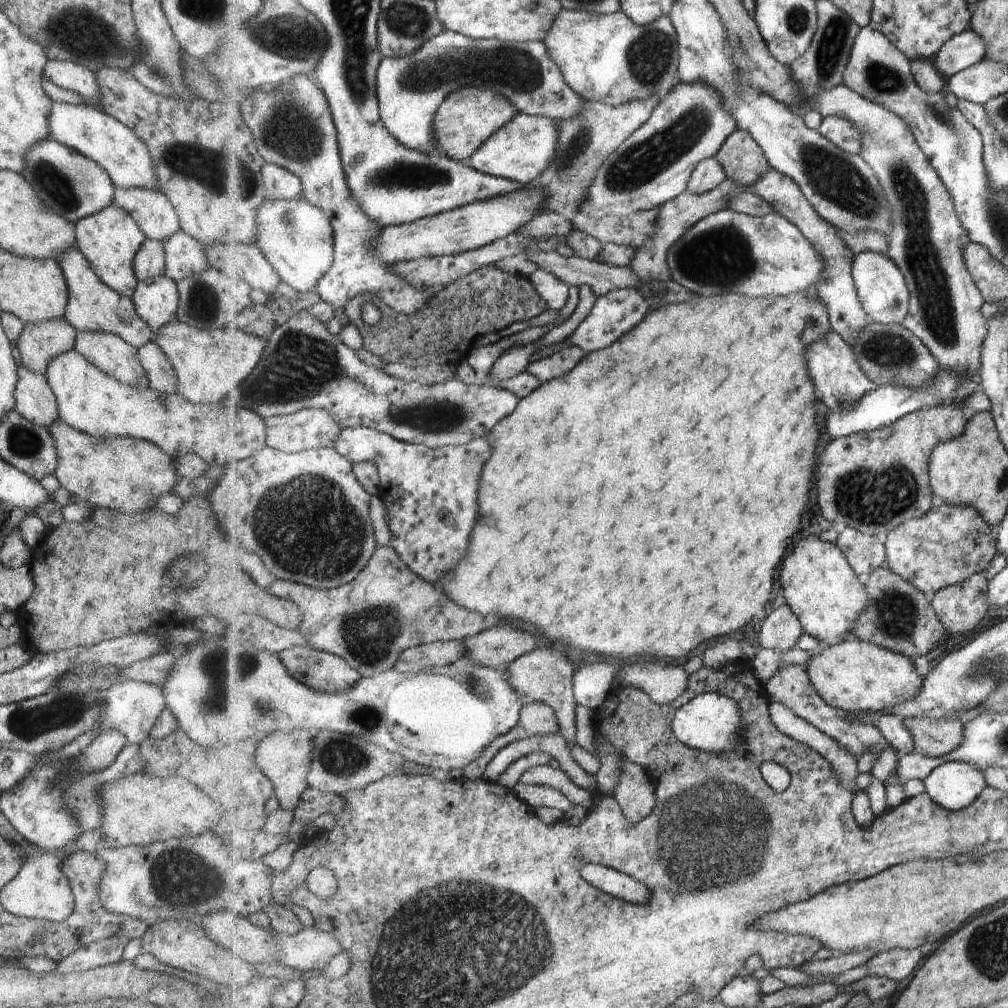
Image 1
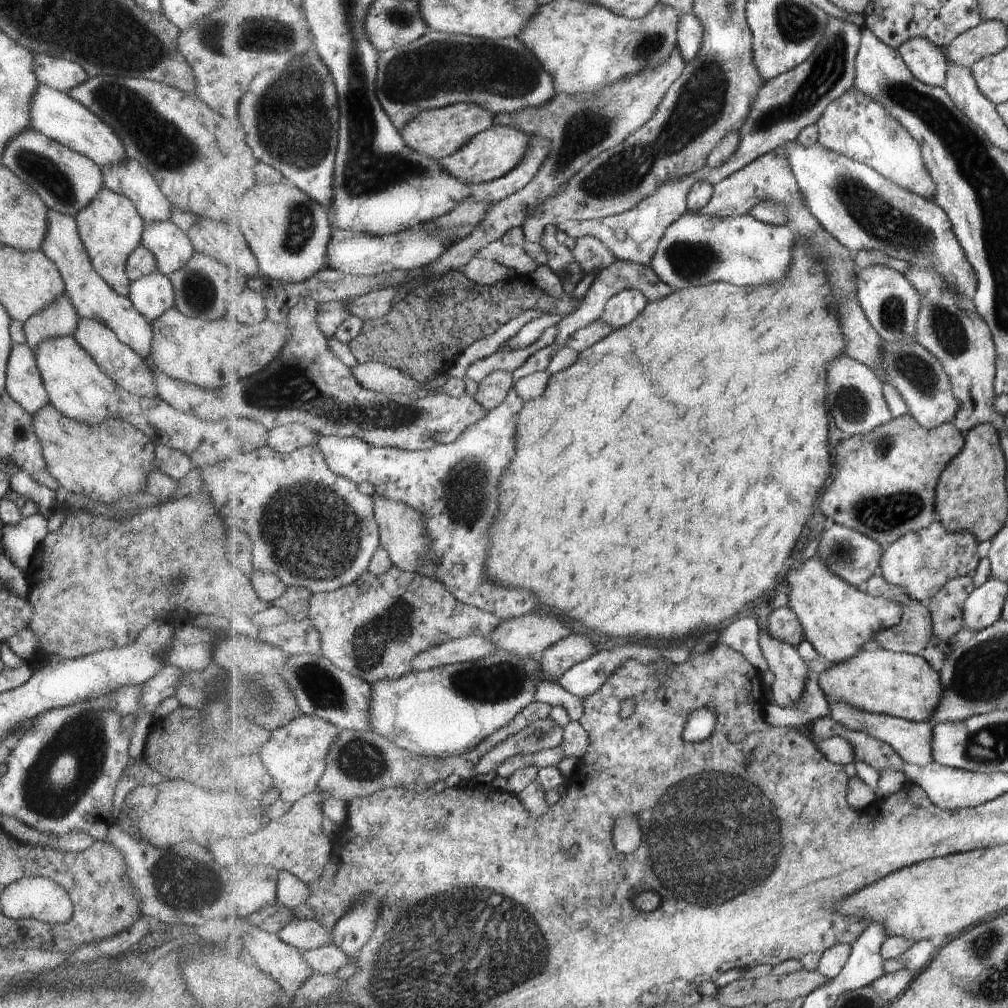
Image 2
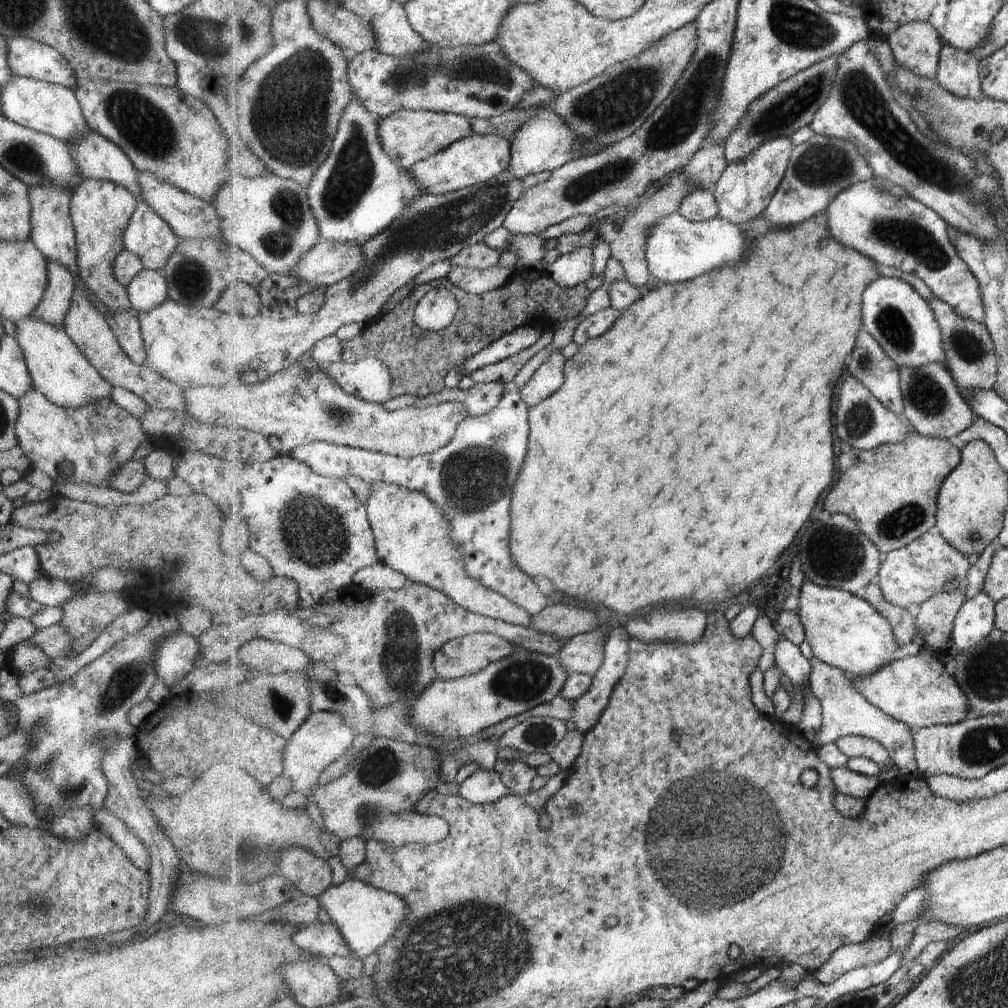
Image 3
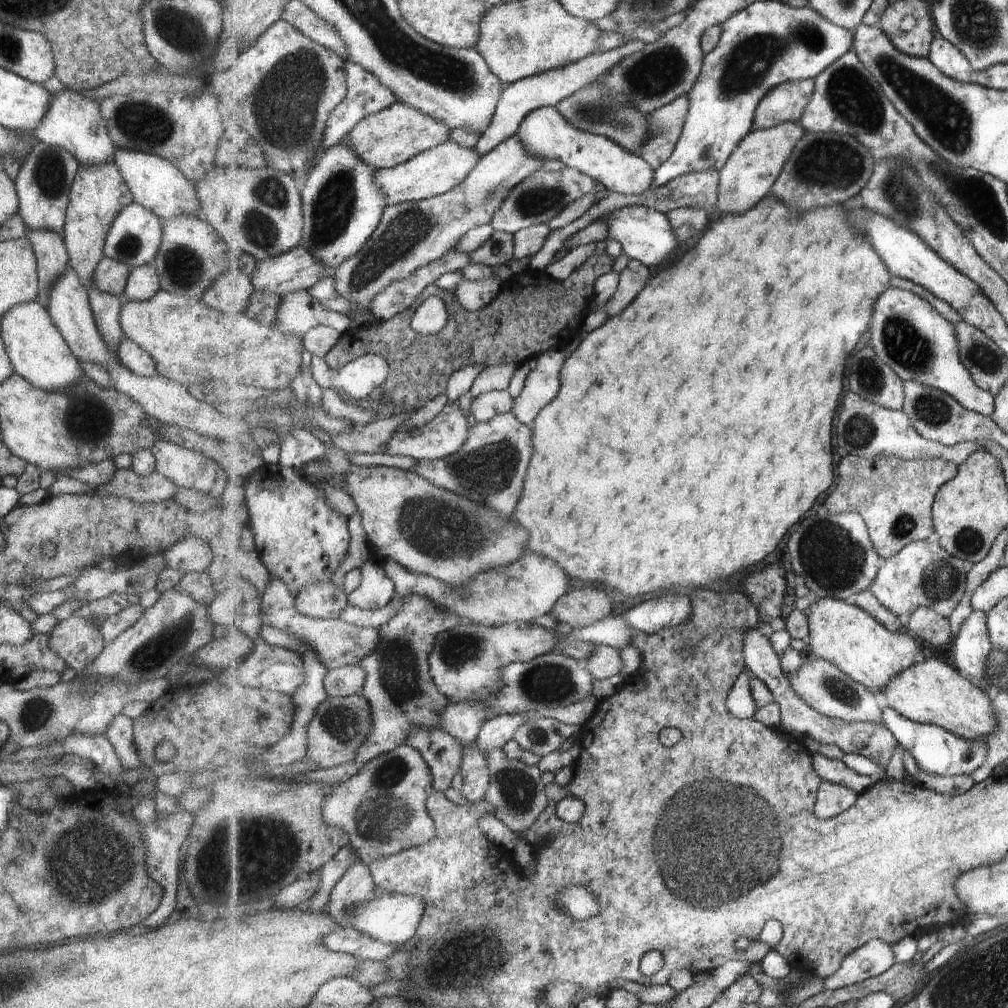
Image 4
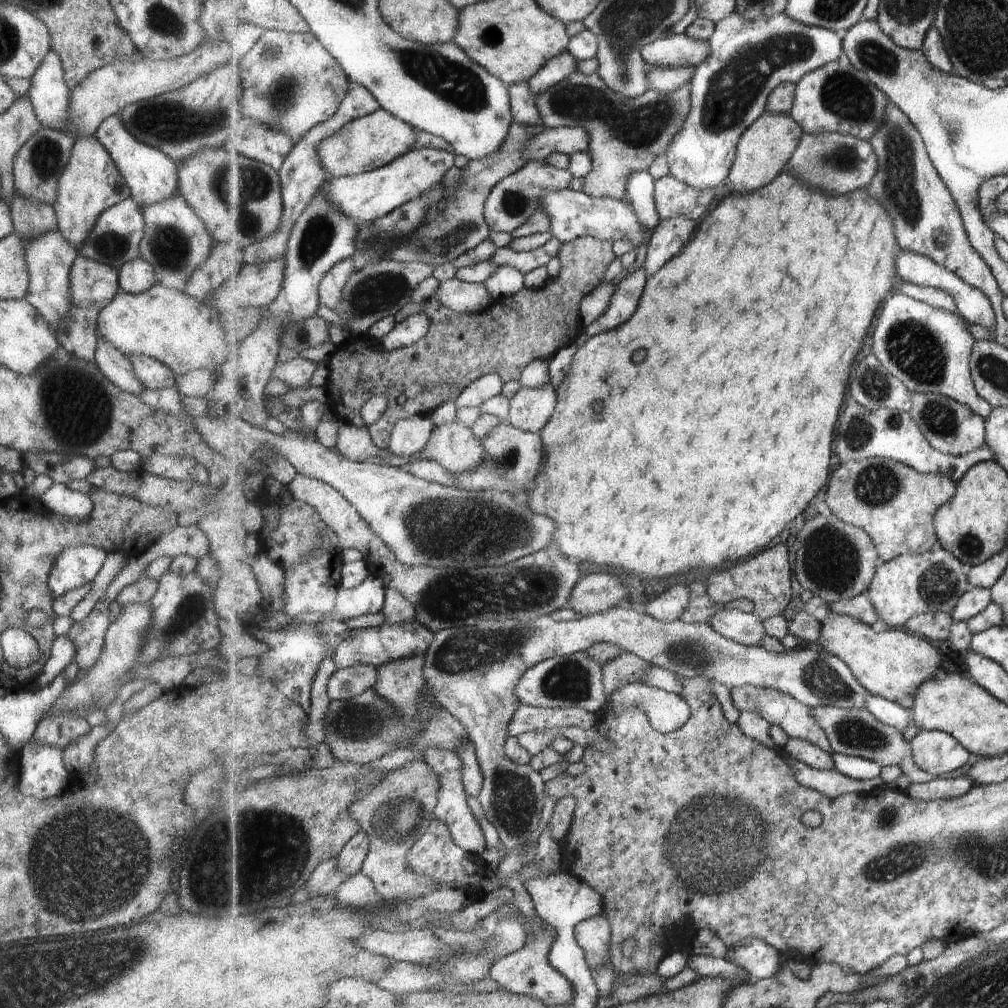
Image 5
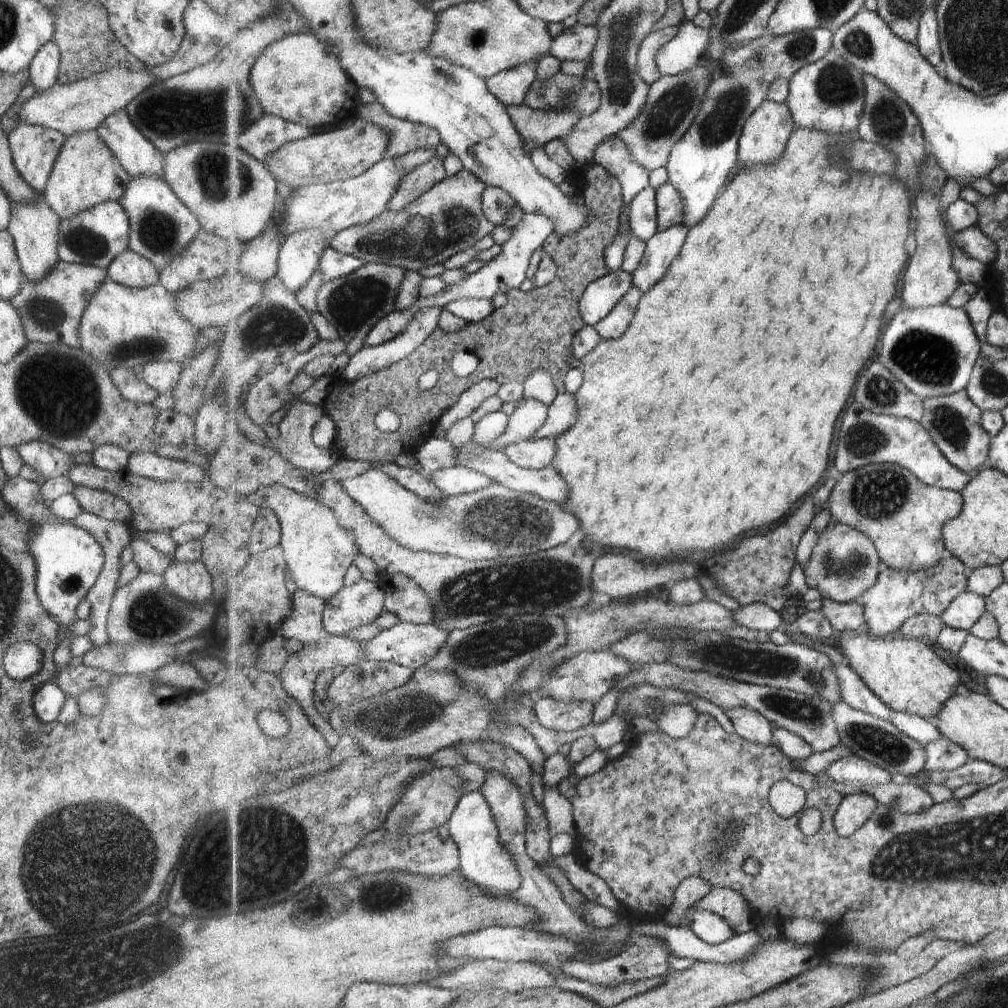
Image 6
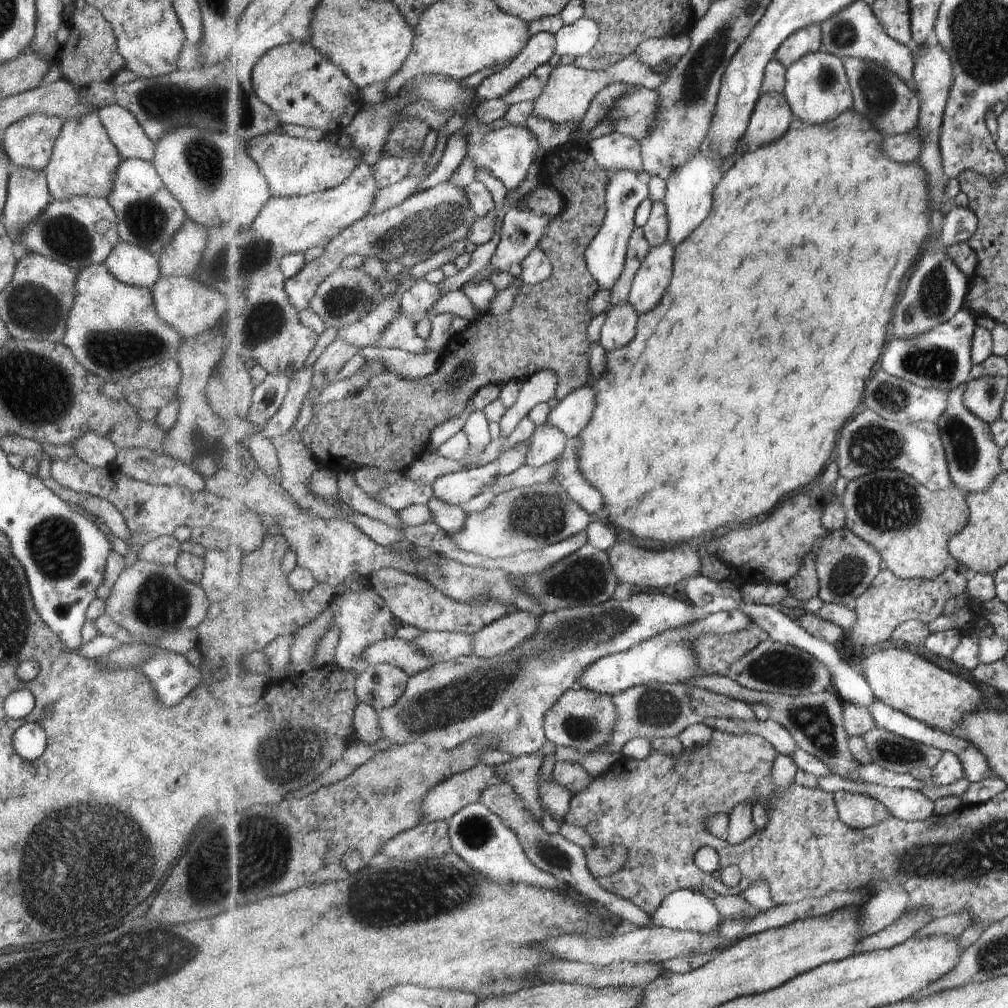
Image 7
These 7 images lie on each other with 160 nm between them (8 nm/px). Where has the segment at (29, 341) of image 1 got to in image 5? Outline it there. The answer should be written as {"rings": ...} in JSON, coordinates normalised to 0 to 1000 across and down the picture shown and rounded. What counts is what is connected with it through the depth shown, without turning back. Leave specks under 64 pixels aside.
{"rings":[[[13,190],[9,206],[14,230],[20,236],[32,237],[41,231],[56,227],[52,202],[28,199],[28,196]]]}

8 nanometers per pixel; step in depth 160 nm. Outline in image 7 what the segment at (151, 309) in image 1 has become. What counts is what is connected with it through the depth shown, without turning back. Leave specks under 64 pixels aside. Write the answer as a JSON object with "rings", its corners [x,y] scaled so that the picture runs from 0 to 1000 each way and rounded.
{"rings":[[[120,238],[112,243],[102,261],[118,280],[130,284],[148,286],[158,275],[154,252]]]}

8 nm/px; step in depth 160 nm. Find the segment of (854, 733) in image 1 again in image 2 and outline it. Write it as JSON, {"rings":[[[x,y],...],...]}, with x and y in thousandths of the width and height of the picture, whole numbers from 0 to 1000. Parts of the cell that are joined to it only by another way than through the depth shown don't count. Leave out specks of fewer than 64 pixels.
{"rings":[[[758,625],[755,626],[755,644],[770,672],[765,683],[767,697],[773,701],[785,701],[792,697],[803,677],[804,666],[791,642],[771,637]]]}

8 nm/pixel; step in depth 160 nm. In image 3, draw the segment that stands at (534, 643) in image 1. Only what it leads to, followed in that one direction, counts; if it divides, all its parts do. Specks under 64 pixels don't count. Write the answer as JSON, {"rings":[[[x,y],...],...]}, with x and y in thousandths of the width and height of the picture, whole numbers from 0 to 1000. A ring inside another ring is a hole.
{"rings":[[[814,211],[809,213],[807,216],[796,220],[789,224],[773,224],[768,220],[765,220],[761,215],[751,215],[747,219],[737,221],[734,224],[739,229],[743,229],[745,236],[749,236],[749,240],[753,240],[753,244],[749,244],[749,252],[745,252],[745,256],[741,256],[741,260],[737,260],[737,264],[733,266],[717,266],[717,268],[707,268],[705,272],[697,272],[693,276],[688,276],[688,280],[672,280],[672,282],[656,281],[654,284],[641,287],[638,294],[632,297],[626,304],[623,304],[618,309],[618,313],[607,321],[607,324],[602,327],[598,333],[589,335],[581,339],[578,343],[575,343],[576,347],[568,356],[564,356],[562,359],[560,365],[561,381],[553,388],[553,391],[549,391],[547,395],[539,397],[537,401],[531,403],[525,407],[526,411],[526,438],[525,450],[523,450],[523,458],[519,462],[519,470],[515,472],[515,478],[511,480],[511,494],[509,494],[509,528],[507,528],[507,534],[509,534],[509,554],[513,558],[513,562],[517,565],[521,565],[523,569],[527,569],[529,573],[531,571],[539,571],[539,573],[545,573],[553,585],[564,589],[566,593],[572,593],[572,597],[558,597],[544,599],[534,610],[529,611],[528,621],[531,625],[551,630],[555,635],[563,636],[565,633],[572,631],[576,628],[583,628],[597,624],[594,621],[594,611],[584,605],[584,603],[578,603],[580,599],[578,597],[596,597],[616,609],[632,609],[634,605],[640,605],[640,603],[648,603],[650,599],[656,601],[656,599],[662,599],[662,597],[717,597],[725,591],[729,591],[731,587],[739,587],[743,583],[749,581],[751,575],[755,575],[767,562],[769,558],[773,556],[773,552],[789,538],[793,526],[799,522],[799,518],[805,514],[807,506],[809,506],[809,496],[824,484],[826,480],[826,385],[828,385],[828,379],[832,379],[832,373],[834,373],[834,365],[832,363],[838,363],[838,355],[847,349],[848,341],[850,341],[850,329],[852,329],[857,323],[856,317],[856,293],[860,288],[860,285],[875,274],[871,267],[871,262],[865,256],[862,256],[854,249],[847,246],[838,244],[835,240],[827,235],[821,223],[820,215]],[[578,351],[586,351],[586,361],[580,361],[576,357]]]}

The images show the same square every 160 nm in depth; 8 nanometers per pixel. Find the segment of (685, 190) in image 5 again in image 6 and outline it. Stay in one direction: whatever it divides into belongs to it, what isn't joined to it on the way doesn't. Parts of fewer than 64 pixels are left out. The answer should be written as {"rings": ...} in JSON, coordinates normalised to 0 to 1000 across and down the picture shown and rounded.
{"rings":[[[665,180],[654,185],[651,188],[651,198],[654,212],[652,228],[654,230],[677,222],[678,212],[680,212],[680,196],[672,188],[672,185],[668,185]]]}

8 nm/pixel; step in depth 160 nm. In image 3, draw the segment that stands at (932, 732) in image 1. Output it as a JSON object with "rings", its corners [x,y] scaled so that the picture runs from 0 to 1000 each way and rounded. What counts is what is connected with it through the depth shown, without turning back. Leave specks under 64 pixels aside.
{"rings":[[[811,652],[805,656],[805,659],[806,666],[802,677],[815,702],[815,721],[812,724],[810,731],[803,736],[813,743],[842,729],[862,731],[880,742],[885,756],[892,761],[894,769],[910,767],[912,761],[909,752],[907,724],[900,717],[895,717],[876,706],[872,701],[866,700],[840,673],[837,665],[828,663]]]}

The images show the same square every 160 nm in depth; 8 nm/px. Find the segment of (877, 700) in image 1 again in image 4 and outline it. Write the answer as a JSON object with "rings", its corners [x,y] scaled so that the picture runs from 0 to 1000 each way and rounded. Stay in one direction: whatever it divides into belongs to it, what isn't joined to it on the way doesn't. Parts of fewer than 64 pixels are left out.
{"rings":[[[927,652],[917,658],[908,658],[902,665],[895,667],[874,686],[873,692],[876,698],[884,699],[897,711],[938,722],[962,735],[987,731],[990,721],[990,712],[980,688],[955,673],[949,664]]]}

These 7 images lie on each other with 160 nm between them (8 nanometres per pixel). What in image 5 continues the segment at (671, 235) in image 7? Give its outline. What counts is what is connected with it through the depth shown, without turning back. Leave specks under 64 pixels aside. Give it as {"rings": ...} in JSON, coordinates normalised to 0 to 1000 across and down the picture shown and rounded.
{"rings":[[[778,12],[773,16],[754,18],[752,21],[742,21],[737,18],[736,15],[727,13],[725,16],[714,20],[710,23],[710,29],[708,36],[704,38],[705,47],[705,58],[694,66],[689,69],[689,76],[687,79],[687,108],[686,113],[682,116],[678,127],[673,131],[673,135],[669,137],[669,140],[665,143],[665,147],[662,148],[661,154],[663,157],[665,173],[668,174],[672,179],[683,183],[690,188],[716,188],[720,183],[721,177],[724,175],[728,159],[732,152],[732,143],[737,135],[737,132],[756,115],[757,112],[761,111],[761,102],[764,93],[772,87],[773,84],[779,82],[792,83],[801,72],[811,69],[823,62],[832,60],[838,52],[838,46],[836,42],[836,33],[825,31],[816,27],[806,27],[794,22],[791,22],[787,17]]]}

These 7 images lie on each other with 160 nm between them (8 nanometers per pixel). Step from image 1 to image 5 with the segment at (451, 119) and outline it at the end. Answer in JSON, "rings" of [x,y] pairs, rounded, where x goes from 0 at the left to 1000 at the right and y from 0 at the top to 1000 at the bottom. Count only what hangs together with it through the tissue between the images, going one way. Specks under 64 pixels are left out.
{"rings":[[[378,106],[374,111],[355,117],[329,136],[324,136],[315,145],[315,149],[318,151],[319,164],[326,175],[341,176],[357,174],[387,164],[393,157],[408,150],[409,145],[414,144],[414,139],[414,128]]]}

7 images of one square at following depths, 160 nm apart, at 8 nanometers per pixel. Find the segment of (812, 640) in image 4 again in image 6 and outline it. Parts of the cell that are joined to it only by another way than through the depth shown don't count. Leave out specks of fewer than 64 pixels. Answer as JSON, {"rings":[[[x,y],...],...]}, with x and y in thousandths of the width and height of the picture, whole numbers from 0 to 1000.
{"rings":[[[836,627],[830,628],[830,631],[832,643],[841,659],[857,673],[860,681],[885,706],[896,705],[916,712],[929,712],[939,694],[949,688],[949,681],[954,679],[951,667],[940,661],[914,635],[889,629],[868,632],[862,627],[843,632]]]}

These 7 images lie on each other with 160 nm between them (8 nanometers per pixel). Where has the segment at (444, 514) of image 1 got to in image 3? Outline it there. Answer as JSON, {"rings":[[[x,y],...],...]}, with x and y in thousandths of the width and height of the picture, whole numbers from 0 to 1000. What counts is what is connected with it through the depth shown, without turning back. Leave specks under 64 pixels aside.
{"rings":[[[510,379],[501,384],[500,394],[489,409],[476,414],[463,414],[454,423],[450,437],[428,450],[401,455],[320,438],[297,443],[290,452],[305,459],[317,471],[329,475],[353,472],[369,482],[375,478],[385,478],[406,486],[420,487],[438,502],[448,518],[448,533],[458,544],[464,569],[530,611],[547,599],[546,595],[529,573],[511,562],[505,548],[507,492],[525,448],[526,405]]]}

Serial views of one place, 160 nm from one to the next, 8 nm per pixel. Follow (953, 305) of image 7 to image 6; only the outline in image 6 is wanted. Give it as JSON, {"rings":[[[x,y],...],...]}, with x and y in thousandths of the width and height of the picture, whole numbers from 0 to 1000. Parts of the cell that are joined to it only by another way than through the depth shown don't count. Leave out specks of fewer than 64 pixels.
{"rings":[[[927,159],[916,165],[916,192],[906,201],[906,214],[909,217],[908,237],[905,245],[904,263],[900,266],[896,282],[896,306],[921,306],[938,303],[947,292],[954,280],[951,270],[947,268],[945,248],[943,248],[941,232],[936,220],[934,196],[932,188],[940,181],[938,169]]]}

